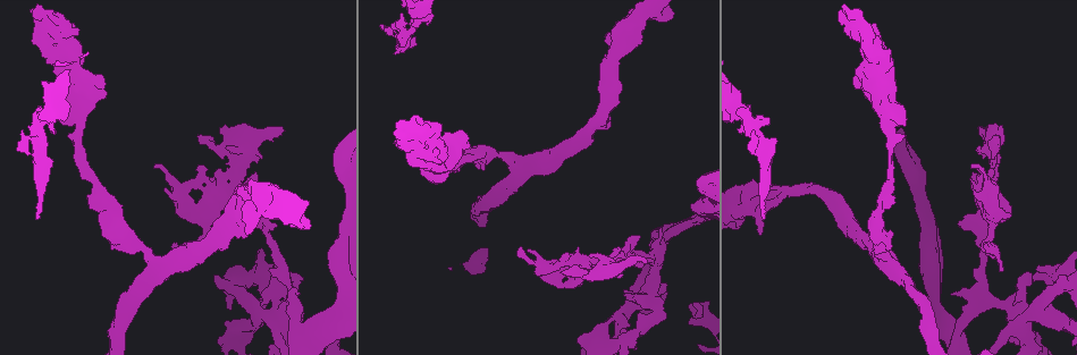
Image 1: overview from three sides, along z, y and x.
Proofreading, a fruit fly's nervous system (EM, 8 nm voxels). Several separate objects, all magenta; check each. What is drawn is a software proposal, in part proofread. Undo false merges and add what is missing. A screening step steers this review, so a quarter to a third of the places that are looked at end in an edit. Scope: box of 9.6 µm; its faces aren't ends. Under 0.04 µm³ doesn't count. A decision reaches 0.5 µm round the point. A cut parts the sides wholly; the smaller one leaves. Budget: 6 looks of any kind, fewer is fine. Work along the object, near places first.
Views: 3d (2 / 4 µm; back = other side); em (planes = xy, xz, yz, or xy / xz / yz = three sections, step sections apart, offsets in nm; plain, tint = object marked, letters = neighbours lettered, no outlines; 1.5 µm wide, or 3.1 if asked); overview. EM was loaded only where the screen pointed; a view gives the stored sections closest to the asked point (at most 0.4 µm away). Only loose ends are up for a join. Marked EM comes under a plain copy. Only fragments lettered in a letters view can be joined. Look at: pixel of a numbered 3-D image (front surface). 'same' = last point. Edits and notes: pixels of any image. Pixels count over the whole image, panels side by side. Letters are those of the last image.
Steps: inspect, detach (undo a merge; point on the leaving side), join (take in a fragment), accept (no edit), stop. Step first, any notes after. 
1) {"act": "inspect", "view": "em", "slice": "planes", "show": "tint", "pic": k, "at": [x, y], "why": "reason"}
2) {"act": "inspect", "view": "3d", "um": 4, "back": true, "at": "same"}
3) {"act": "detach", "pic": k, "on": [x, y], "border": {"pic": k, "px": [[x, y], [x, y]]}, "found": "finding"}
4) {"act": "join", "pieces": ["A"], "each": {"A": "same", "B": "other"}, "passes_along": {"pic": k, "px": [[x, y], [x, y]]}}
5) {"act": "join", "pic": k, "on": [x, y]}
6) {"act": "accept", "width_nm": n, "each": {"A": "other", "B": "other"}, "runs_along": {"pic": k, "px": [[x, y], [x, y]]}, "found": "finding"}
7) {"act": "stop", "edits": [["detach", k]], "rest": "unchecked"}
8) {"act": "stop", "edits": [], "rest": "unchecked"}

{"act": "inspect", "view": "3d", "um": 4, "back": true, "pic": 1, "at": [617, 253], "why": "branch stops here"}

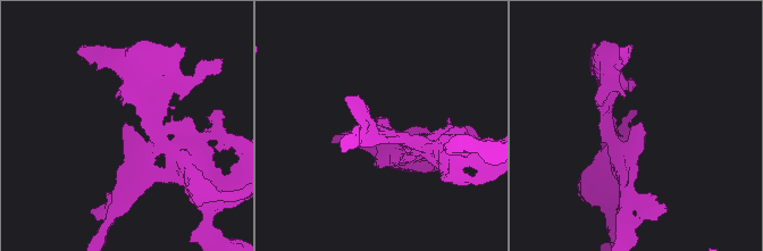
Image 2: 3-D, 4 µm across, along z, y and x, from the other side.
{"act": "inspect", "view": "em", "slice": "planes", "show": "letters", "pic": 2, "at": [638, 125], "why": "now the EM"}

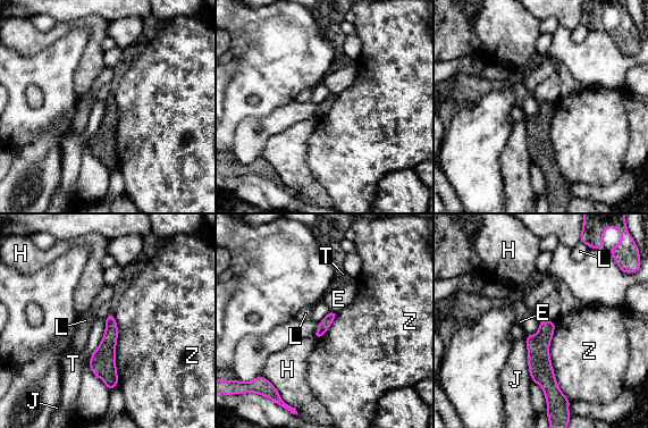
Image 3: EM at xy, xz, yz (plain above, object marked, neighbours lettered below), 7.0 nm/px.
{"act": "accept", "longest_contact_nm": ["Z", 550], "each": {"E": "other", "H": "other", "J": "other", "L": "other", "T": "other", "Z": "other"}, "runs_along": {"pic": 3, "px": [[543, 322], [541, 372], [548, 391]]}, "found": "no lettered fragment goes on from it"}

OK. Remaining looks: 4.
{"act": "inspect", "view": "3d", "um": 4, "pic": 1, "at": [1003, 267], "why": "free end"}

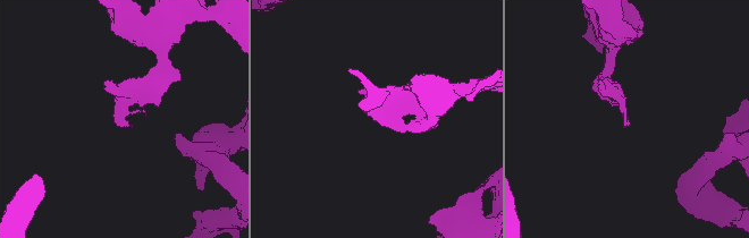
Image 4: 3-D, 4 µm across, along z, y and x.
{"act": "inspect", "view": "em", "slice": "yz", "step": 4, "show": "tint", "pic": 4, "at": [116, 124], "why": "now the EM"}

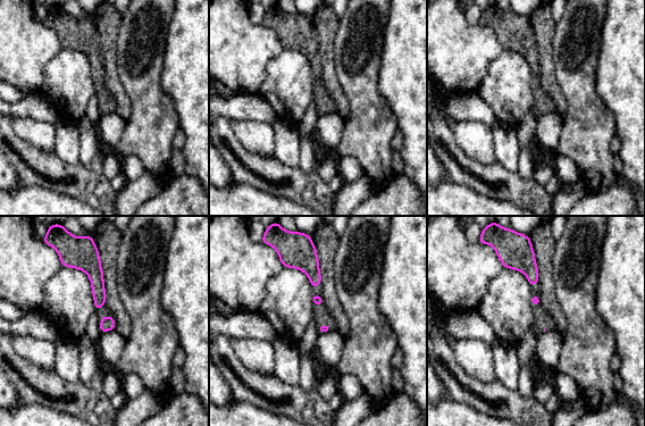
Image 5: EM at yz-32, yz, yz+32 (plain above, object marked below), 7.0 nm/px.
{"act": "inspect", "view": "em", "slice": "yz", "step": 4, "show": "letters", "at": "same", "why": "what lies round it"}

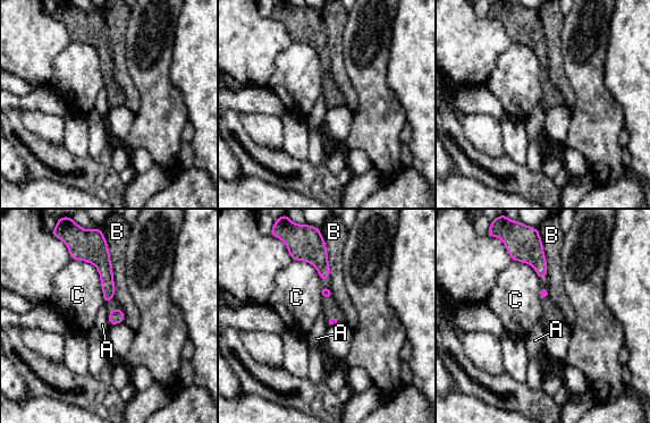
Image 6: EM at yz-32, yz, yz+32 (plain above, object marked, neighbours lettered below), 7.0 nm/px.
{"act": "accept", "each": {"A": "other", "B": "other", "C": "other"}, "border": {"pic": 6, "px": [[107, 315], [110, 324]]}, "found": "no lettered fragment goes on from it"}

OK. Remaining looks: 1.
{"act": "stop", "edits": [], "rest": "unchecked"}

